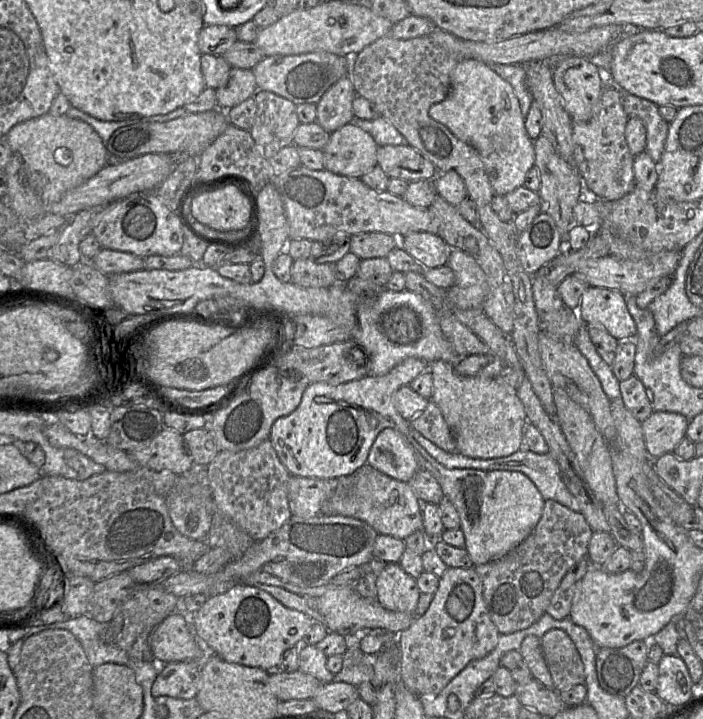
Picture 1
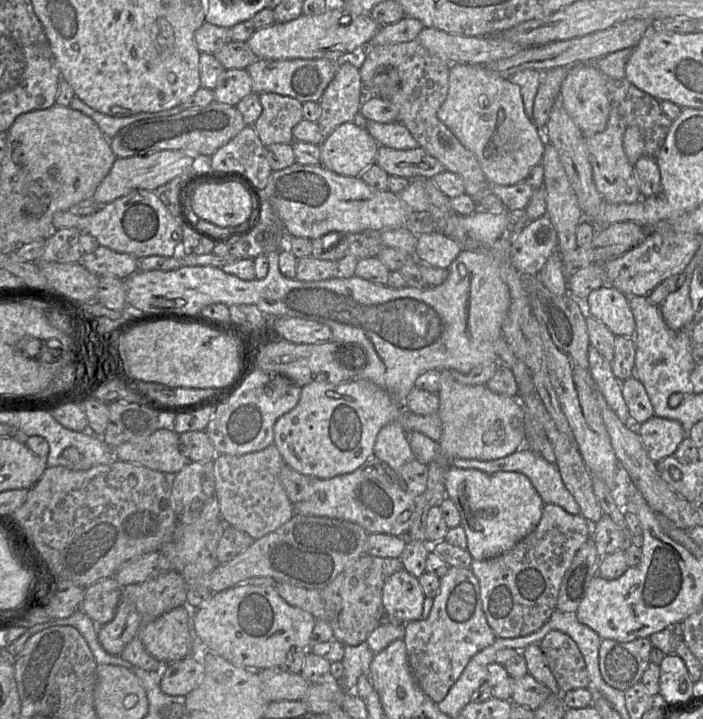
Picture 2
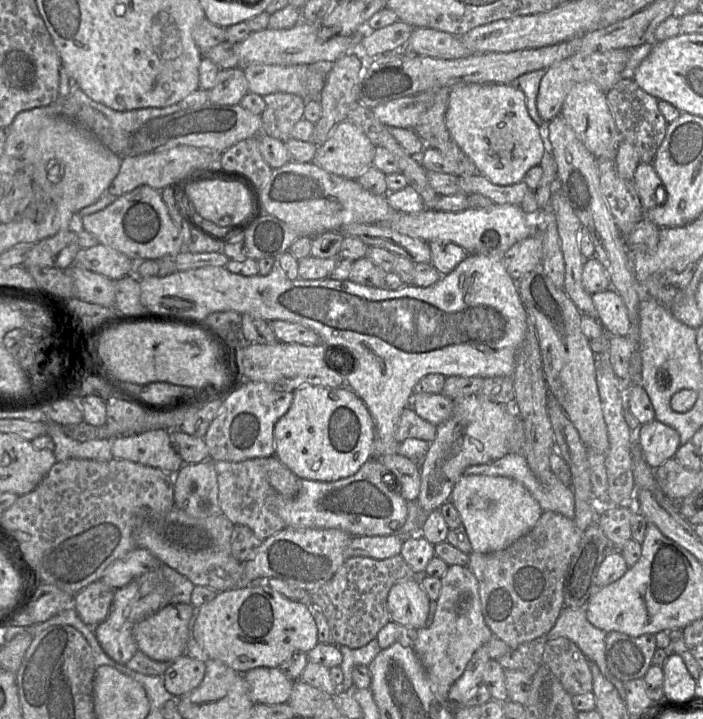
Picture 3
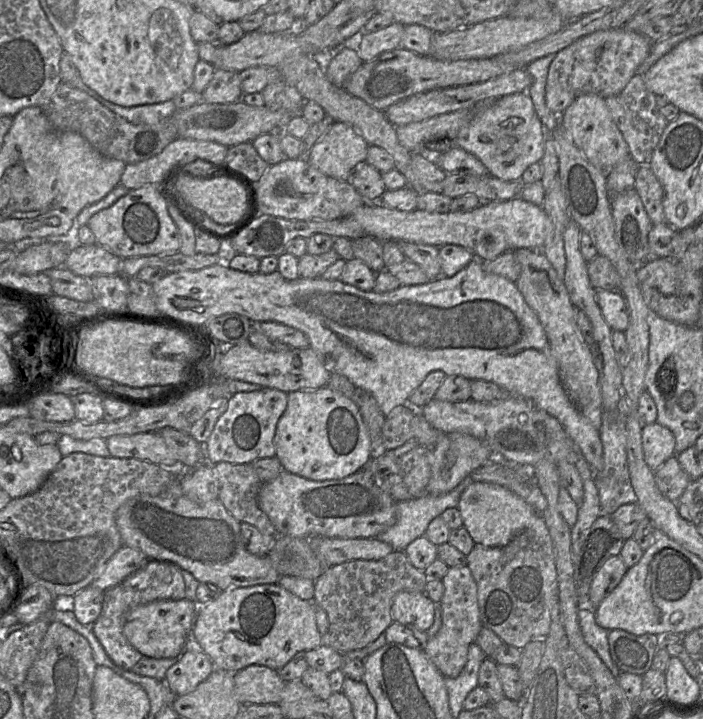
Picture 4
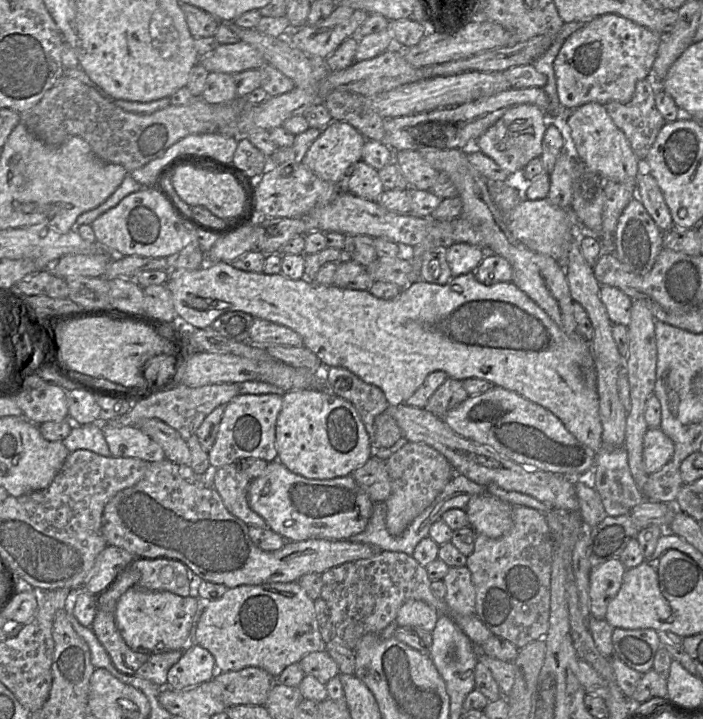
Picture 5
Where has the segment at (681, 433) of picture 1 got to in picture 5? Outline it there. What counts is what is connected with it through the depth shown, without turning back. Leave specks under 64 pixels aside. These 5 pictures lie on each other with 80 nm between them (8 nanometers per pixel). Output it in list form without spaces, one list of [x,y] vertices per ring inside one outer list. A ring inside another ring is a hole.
[[[648,428],[643,440],[643,464],[647,474],[660,470],[671,461],[674,454],[673,441],[660,429]]]

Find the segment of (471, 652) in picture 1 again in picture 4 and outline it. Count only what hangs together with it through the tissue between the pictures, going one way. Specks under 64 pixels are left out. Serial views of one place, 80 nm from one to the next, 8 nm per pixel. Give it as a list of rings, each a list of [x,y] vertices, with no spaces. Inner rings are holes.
[[[467,565],[449,567],[441,581],[444,593],[438,606],[442,624],[438,632],[428,639],[423,652],[445,678],[456,678],[467,663],[469,646],[475,642],[483,627],[478,606],[477,584]]]

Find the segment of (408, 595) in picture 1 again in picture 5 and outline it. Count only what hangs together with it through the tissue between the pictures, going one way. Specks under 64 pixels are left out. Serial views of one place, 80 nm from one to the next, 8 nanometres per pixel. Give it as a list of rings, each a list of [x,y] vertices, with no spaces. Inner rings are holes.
[[[409,600],[398,610],[395,622],[400,627],[415,627],[432,632],[438,620],[439,612],[420,600]]]

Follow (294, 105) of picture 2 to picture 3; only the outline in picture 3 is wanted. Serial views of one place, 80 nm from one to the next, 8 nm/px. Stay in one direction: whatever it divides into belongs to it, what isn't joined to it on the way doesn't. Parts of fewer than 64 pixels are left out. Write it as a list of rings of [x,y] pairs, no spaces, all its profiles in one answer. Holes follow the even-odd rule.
[[[281,92],[262,97],[265,110],[260,115],[261,135],[287,141],[292,128],[303,119],[306,101],[295,94]]]

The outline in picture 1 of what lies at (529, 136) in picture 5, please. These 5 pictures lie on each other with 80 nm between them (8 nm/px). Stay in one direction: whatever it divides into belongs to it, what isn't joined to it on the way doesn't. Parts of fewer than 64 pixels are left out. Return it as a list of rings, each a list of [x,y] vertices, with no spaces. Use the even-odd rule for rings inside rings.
[[[474,58],[459,60],[452,72],[447,97],[433,105],[429,115],[477,150],[495,194],[505,196],[524,186],[526,174],[535,166],[534,140],[525,128],[525,118],[513,87],[489,64]]]

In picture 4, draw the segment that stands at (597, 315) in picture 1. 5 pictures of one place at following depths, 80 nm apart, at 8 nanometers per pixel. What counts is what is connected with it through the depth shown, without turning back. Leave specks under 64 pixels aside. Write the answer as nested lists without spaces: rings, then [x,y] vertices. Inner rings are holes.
[[[596,291],[596,302],[612,331],[625,332],[629,325],[627,304],[619,291]]]

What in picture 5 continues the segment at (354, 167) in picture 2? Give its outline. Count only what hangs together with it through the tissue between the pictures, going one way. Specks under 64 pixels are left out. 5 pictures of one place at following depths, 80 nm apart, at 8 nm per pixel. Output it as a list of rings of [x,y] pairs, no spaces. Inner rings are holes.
[[[332,121],[329,125],[322,129],[319,137],[310,146],[302,160],[302,164],[320,179],[340,184],[343,189],[343,180],[345,180],[348,170],[357,162],[362,161],[362,152],[365,142],[366,139],[361,135],[361,133],[349,123]]]

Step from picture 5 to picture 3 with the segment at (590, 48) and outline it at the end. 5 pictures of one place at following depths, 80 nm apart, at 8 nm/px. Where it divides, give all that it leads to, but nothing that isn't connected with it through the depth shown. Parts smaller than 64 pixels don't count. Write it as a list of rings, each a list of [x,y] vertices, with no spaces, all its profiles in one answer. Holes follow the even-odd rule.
[[[623,48],[591,54],[576,54],[549,67],[541,79],[537,95],[537,111],[541,119],[549,122],[561,114],[562,105],[568,92],[578,82],[594,82],[607,93],[612,86],[622,79],[621,72],[627,64],[630,53],[631,49]]]

